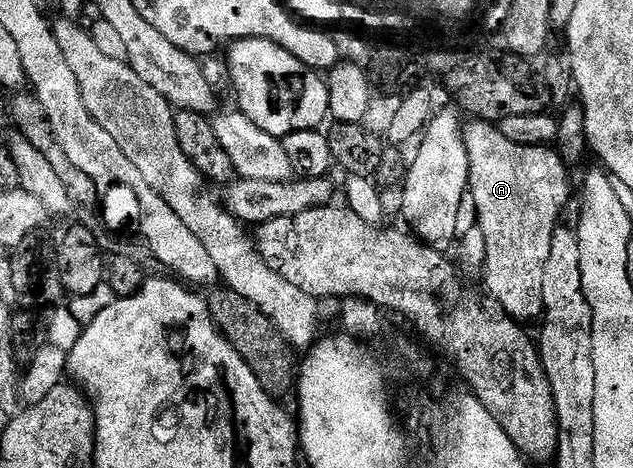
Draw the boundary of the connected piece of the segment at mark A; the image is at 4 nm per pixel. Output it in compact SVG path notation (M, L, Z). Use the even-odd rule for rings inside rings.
M470 121L464 127L470 166L468 194L475 199L478 210L477 226L484 233L486 250L486 287L491 299L506 310L515 321L537 320L544 305L544 265L548 265L548 252L552 249L554 231L560 226L558 219L570 199L570 171L565 159L549 146L529 147L508 141L497 126L481 121Z

